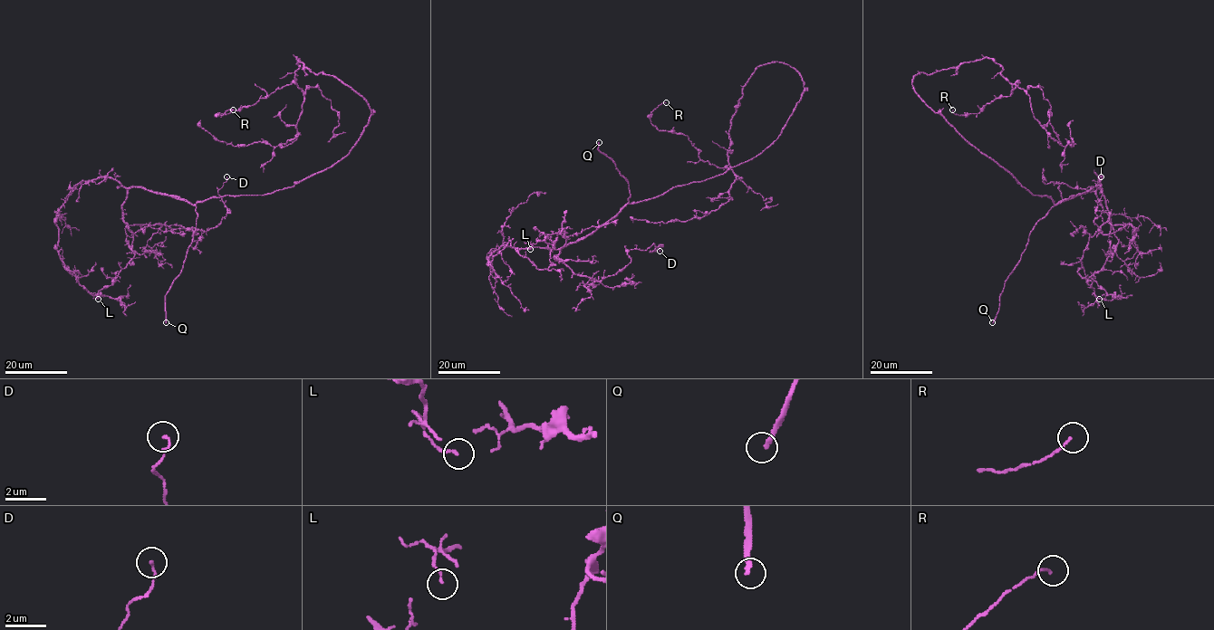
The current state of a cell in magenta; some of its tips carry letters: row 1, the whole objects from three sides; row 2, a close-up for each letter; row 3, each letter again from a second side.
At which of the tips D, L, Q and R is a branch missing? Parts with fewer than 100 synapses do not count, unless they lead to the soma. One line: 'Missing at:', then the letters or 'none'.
Missing at: Q

